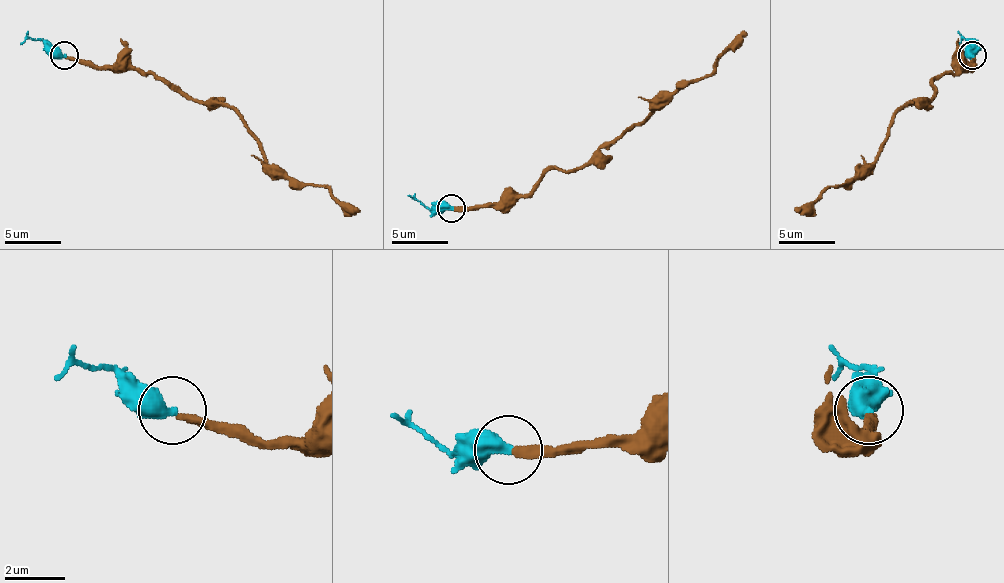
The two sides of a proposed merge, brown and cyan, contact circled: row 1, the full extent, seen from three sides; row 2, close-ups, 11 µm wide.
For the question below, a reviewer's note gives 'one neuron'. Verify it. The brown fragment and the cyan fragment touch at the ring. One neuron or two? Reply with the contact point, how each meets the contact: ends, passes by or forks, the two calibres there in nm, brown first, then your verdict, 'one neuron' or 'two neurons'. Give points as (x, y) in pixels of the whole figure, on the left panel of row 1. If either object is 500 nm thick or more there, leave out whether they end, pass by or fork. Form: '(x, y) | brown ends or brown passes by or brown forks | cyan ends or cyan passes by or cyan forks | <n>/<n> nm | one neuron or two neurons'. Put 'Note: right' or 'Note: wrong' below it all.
(64, 55) | 280/550 nm | two neurons
Note: wrong

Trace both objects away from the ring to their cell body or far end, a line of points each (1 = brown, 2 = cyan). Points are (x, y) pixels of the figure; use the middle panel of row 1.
1: (452, 209), (514, 203), (550, 169), (578, 169), (626, 130), (713, 71), (713, 62), (747, 34)
2: (452, 209), (426, 206), (407, 195)

